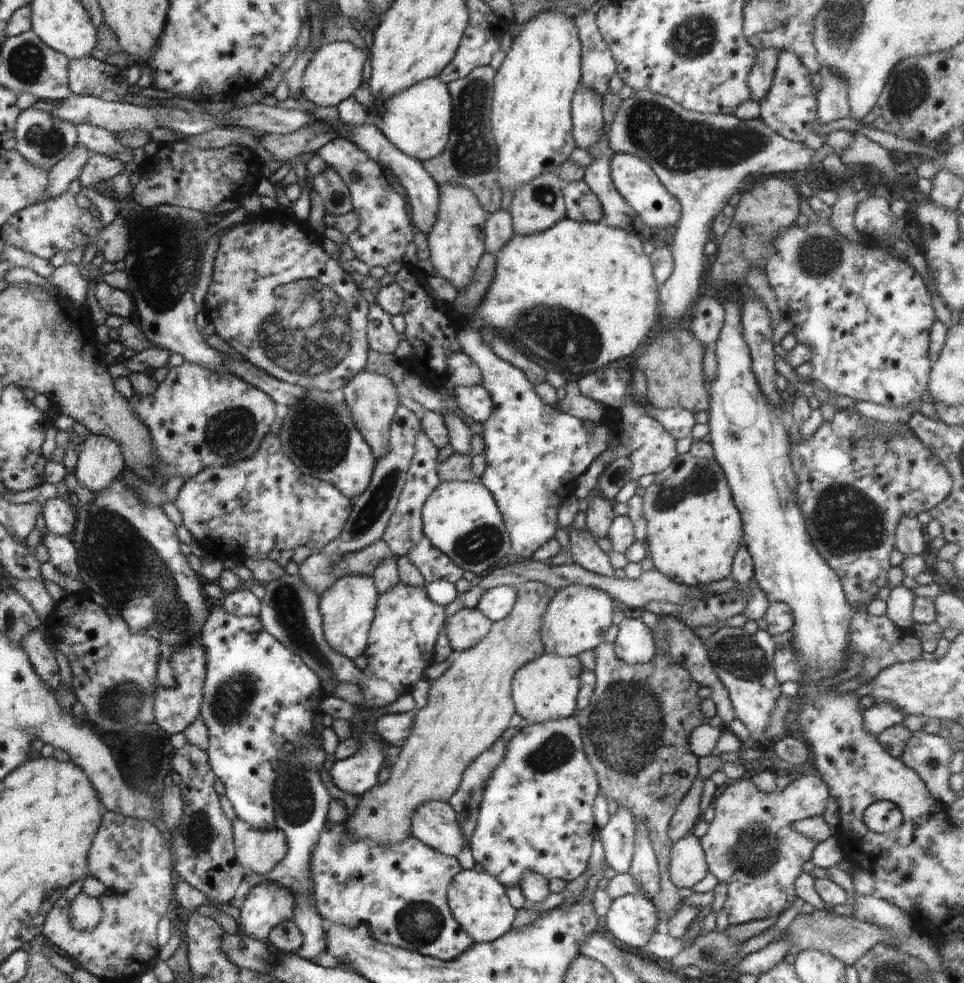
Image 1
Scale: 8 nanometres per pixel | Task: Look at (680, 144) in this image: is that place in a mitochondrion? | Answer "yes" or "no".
yes

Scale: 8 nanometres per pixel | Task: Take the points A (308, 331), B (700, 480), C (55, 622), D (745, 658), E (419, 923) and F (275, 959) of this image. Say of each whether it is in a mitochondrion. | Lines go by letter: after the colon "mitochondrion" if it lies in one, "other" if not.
A: mitochondrion
B: mitochondrion
C: other
D: mitochondrion
E: mitochondrion
F: other

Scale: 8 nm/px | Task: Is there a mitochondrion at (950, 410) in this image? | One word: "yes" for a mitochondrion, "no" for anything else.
no

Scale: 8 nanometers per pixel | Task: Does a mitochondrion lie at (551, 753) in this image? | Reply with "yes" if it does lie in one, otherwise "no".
yes

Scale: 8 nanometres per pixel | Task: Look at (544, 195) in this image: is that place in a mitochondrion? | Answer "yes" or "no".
yes

